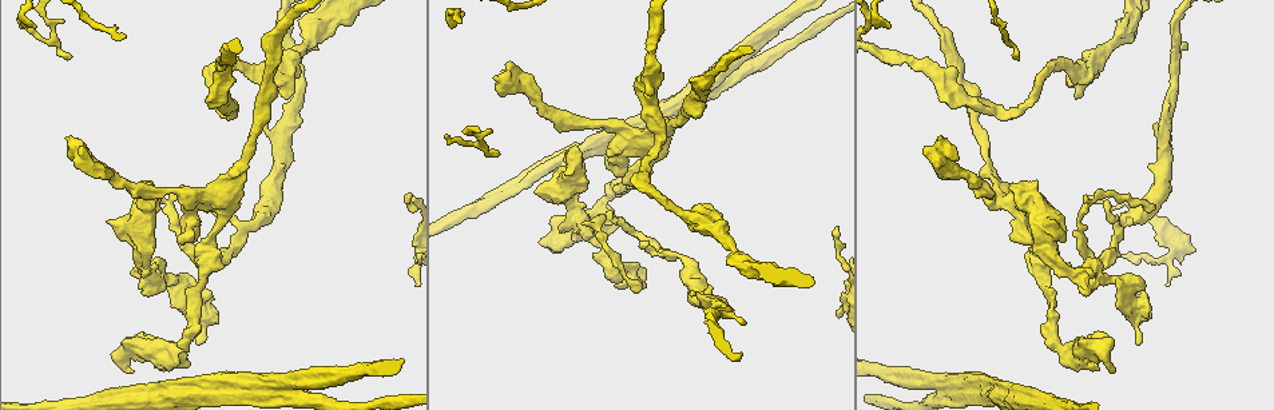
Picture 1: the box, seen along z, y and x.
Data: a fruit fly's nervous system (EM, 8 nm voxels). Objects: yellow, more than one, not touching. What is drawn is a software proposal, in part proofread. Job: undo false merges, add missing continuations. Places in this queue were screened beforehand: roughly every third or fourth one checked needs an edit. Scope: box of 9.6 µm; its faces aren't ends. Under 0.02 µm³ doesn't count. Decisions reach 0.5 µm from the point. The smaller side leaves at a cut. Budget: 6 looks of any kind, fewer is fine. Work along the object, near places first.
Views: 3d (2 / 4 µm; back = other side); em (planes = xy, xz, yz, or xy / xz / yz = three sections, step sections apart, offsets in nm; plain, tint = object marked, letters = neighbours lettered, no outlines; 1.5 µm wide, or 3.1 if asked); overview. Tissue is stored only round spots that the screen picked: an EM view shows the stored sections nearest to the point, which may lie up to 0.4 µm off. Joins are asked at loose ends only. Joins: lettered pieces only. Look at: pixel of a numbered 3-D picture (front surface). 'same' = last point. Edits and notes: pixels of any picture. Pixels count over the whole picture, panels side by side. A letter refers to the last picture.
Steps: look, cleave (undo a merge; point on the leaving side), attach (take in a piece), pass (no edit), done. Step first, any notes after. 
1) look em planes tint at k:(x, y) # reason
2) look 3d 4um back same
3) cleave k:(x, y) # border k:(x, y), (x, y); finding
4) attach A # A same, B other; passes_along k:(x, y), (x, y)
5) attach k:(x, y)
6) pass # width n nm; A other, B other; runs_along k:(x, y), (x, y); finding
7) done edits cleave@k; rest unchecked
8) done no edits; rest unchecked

look em planes letters at 1:(1009, 191) # branch stops here

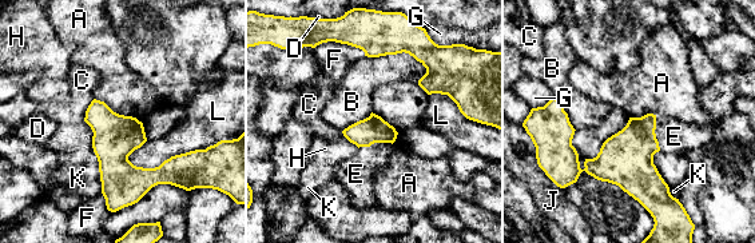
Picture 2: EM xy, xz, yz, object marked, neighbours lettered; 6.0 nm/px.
attach E # A other, B other, C other, D other, E same, F other, G other, H other, J other, K other, L other; passes_along 2:(626, 159), (654, 132), (674, 136); the cell continues

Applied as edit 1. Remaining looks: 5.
look overview # redraw

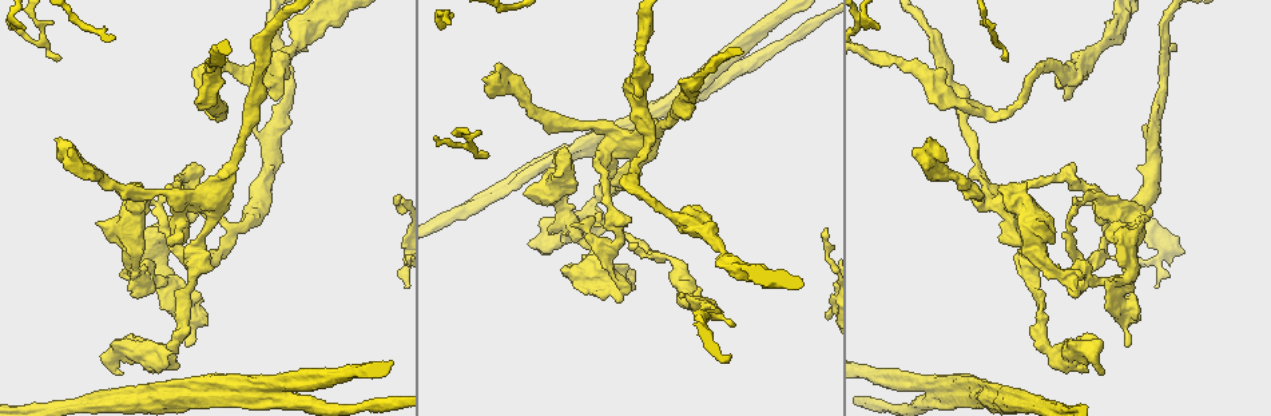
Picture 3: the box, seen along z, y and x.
look em xy step 8 tint at 3:(1034, 280) # sudden change in width

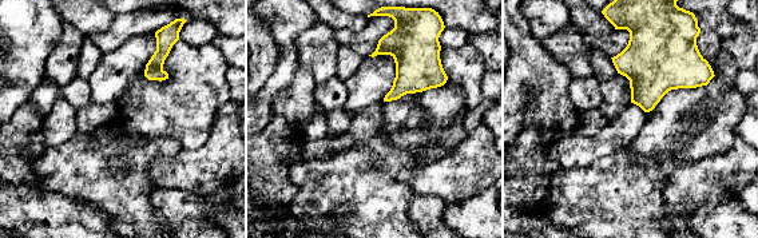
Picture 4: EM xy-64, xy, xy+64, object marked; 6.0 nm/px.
look em planes letters same

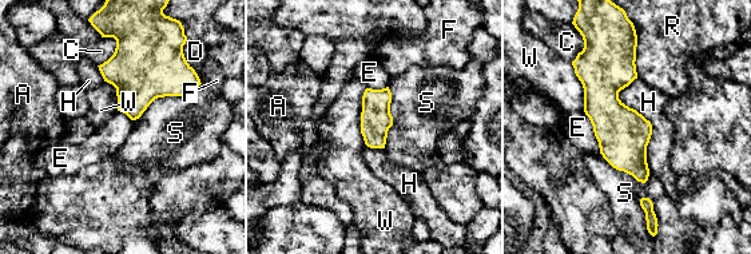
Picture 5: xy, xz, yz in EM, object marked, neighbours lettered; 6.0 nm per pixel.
pass # width 190 nm; A other, C other, D other, E other, F other, H other, R other, S other, W other; border 5:(388, 86), (392, 126), (384, 149); one cell here

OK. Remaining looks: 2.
done edits attach@2; rest unchecked

